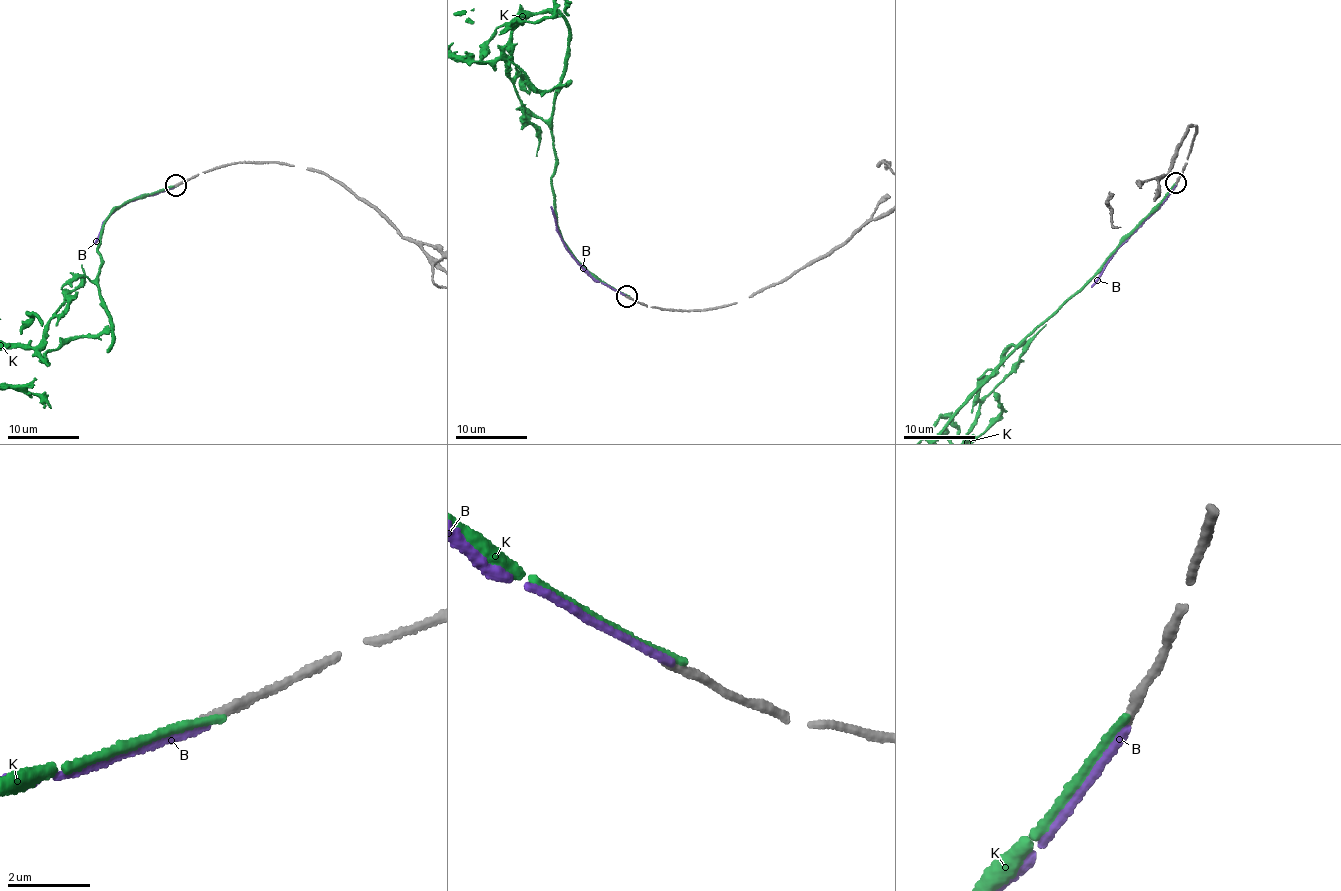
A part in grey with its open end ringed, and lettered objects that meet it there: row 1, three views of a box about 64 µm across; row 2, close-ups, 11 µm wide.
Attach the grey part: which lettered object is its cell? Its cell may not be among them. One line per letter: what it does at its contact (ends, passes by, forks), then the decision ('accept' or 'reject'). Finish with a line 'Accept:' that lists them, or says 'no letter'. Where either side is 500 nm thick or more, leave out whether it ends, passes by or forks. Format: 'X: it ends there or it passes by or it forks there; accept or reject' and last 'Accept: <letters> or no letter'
B: it ends there; reject
K: it ends there; reject
Accept: no letter

